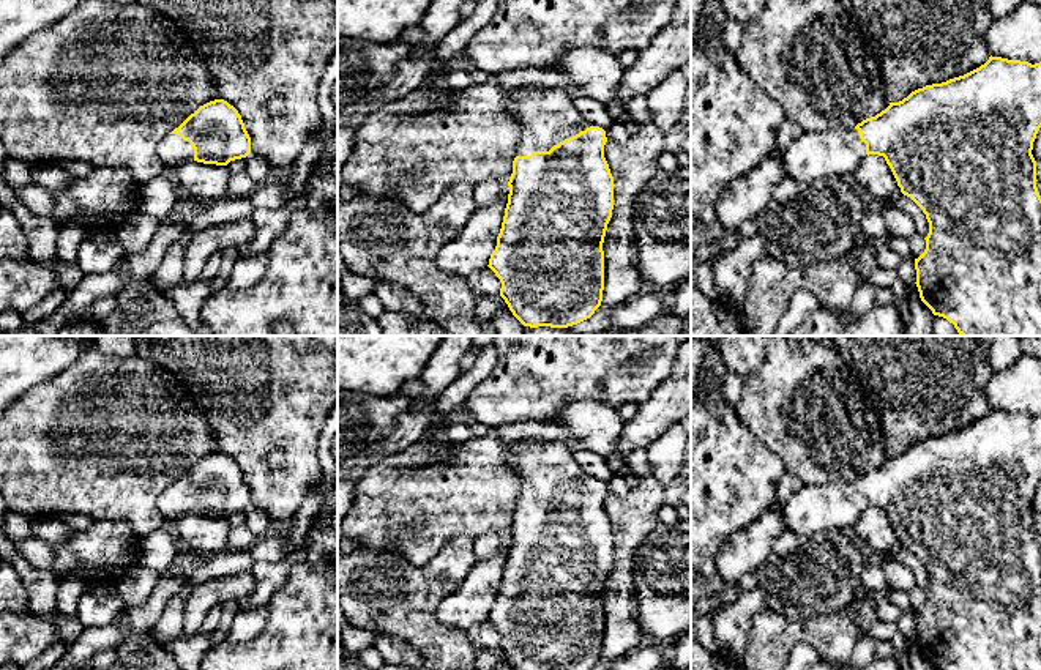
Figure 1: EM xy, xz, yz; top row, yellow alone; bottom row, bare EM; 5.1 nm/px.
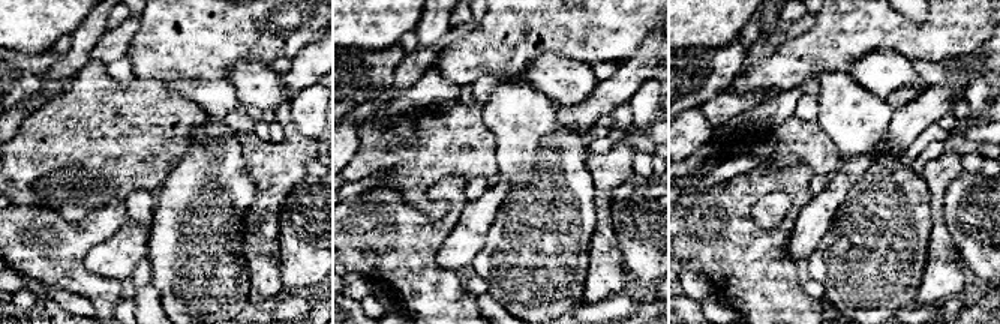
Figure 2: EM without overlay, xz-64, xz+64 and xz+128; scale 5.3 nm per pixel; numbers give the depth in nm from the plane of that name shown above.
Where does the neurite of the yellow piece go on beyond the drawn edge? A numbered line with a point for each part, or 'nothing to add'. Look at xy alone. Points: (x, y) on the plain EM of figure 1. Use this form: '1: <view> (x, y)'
1: xy (172, 503)

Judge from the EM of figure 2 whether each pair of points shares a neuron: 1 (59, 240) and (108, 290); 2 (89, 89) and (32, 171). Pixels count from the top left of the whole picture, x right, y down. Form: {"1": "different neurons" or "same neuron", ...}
{"1": "same neuron", "2": "same neuron"}

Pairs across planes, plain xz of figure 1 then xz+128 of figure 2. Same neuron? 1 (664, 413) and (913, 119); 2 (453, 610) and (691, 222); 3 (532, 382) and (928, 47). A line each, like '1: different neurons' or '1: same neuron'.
1: same neuron
2: different neurons
3: same neuron

